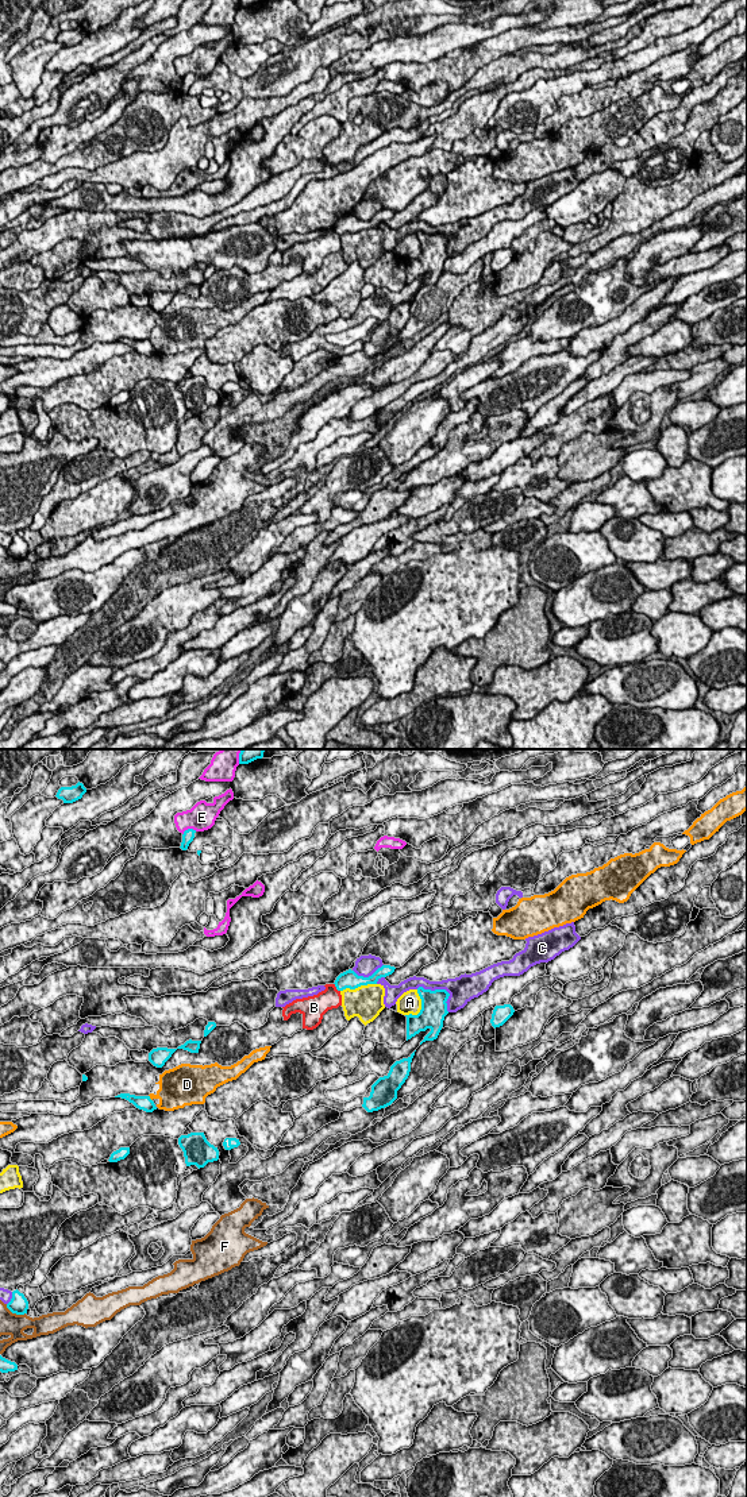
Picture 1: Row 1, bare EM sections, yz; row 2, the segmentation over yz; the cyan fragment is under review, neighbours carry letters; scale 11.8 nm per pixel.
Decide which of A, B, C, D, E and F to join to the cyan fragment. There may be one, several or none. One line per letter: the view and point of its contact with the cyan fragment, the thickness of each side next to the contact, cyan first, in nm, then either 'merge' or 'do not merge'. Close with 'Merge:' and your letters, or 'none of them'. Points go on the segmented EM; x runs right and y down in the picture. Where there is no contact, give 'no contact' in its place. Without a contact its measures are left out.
A: yz (422, 1007) | 320/280 nm | do not merge
B: yz (335, 986) | 220/240 nm | do not merge
C: yz (442, 990) | 320/320 nm | do not merge
D: yz (149, 1098) | 170/280 nm | do not merge
E: yz (188, 829) | 140/320 nm | do not merge
F: yz (15, 1312) | 220/260 nm | do not merge
Merge: none of them

